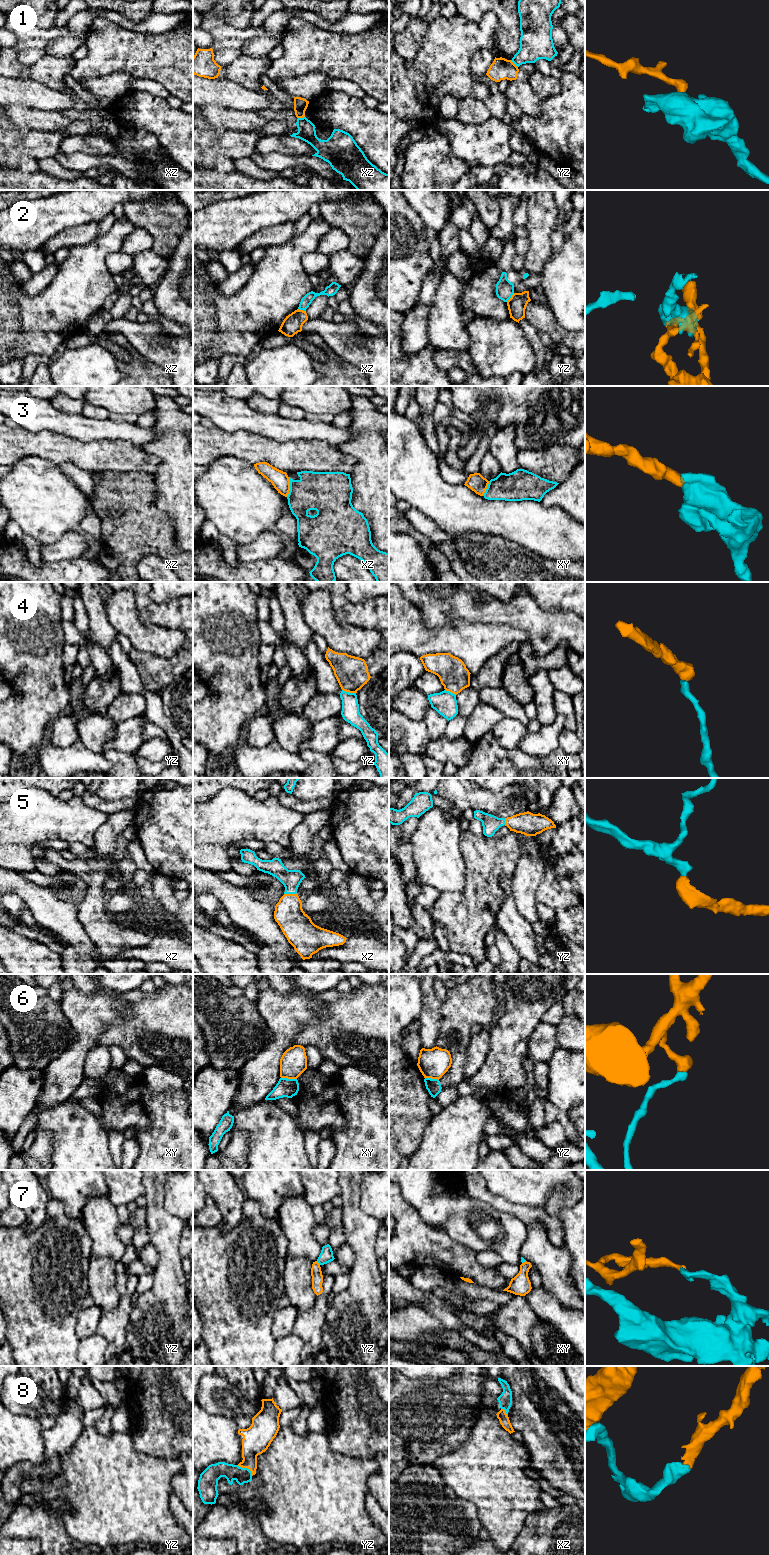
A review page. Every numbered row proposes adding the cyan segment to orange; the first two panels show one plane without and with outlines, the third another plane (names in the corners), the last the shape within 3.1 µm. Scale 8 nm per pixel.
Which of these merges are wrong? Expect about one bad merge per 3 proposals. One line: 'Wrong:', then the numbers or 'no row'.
Wrong: 1, 2, 3, 4, 6, 7

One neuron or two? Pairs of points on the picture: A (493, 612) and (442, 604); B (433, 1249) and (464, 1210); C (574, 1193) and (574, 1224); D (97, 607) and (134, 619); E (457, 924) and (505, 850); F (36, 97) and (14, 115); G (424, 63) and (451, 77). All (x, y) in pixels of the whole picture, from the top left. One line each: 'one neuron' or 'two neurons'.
A: one neuron
B: two neurons
C: two neurons
D: two neurons
E: one neuron
F: two neurons
G: one neuron

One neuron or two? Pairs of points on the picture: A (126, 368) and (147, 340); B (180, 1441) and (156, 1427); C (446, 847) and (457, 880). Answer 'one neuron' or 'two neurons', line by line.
A: two neurons
B: one neuron
C: one neuron

